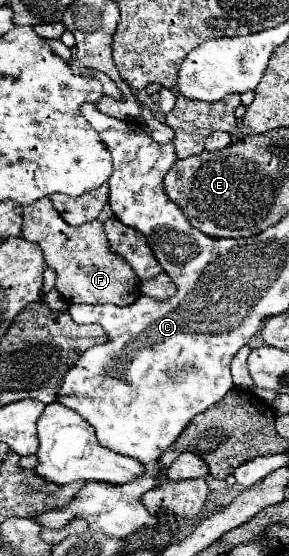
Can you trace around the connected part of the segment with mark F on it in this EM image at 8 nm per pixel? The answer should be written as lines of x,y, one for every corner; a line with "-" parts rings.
42,197
24,207
22,237
42,247
48,267
56,271
56,289
68,303
112,303
130,305
140,297
140,281
132,267
110,251
104,227
100,221
88,221
80,227
68,225
56,213
50,199

